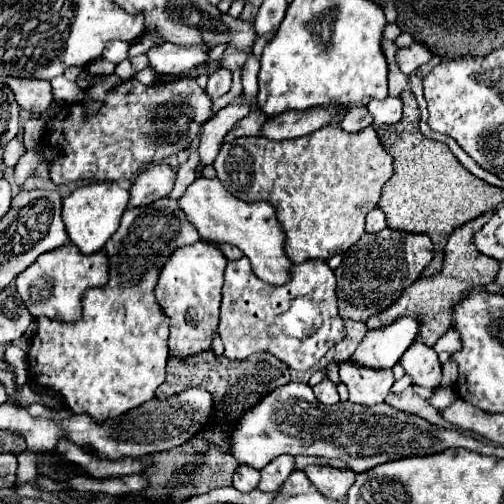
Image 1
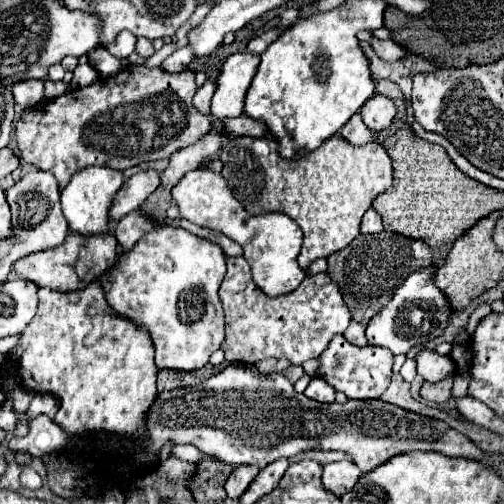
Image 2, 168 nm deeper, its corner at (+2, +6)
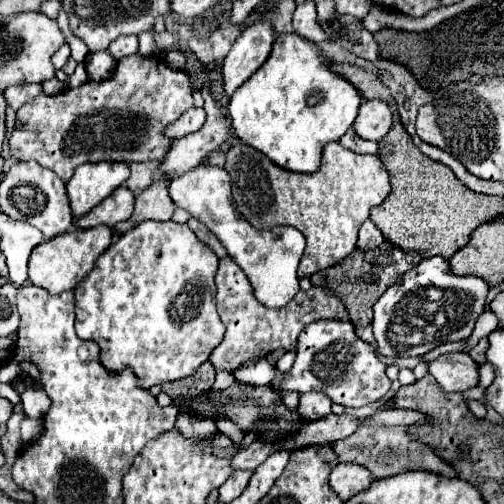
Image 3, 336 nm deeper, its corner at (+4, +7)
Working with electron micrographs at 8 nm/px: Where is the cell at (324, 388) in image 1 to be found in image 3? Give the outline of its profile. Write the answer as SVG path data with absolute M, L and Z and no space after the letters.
M306 392L306 394L300 394L300 414L306 416L304 420L318 420L318 418L324 418L330 414L330 406L332 406L332 400L326 398L326 394L320 394L320 392Z

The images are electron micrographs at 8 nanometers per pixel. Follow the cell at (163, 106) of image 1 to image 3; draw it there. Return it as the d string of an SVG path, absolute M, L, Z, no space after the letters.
M128 56L118 60L114 74L108 80L100 82L86 82L78 88L62 90L56 96L40 94L28 104L24 104L16 112L16 120L20 122L18 128L10 134L10 152L18 160L36 160L40 166L56 172L68 182L74 174L74 168L86 162L150 162L162 160L164 152L168 152L168 136L164 136L164 128L178 120L184 110L192 106L192 82L186 72L172 70L160 56L140 58Z

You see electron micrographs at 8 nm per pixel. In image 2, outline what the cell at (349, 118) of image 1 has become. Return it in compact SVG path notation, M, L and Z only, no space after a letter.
M356 113L354 117L350 117L350 121L340 129L338 133L342 139L346 139L350 145L354 147L360 147L360 145L366 145L370 141L374 141L374 135L370 129L366 129L366 125L362 125L362 119L360 115Z

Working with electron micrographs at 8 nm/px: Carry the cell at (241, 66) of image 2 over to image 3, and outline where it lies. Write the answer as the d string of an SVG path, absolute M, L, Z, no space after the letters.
M266 20L248 26L240 34L236 44L224 58L224 68L222 68L224 92L228 98L266 62L272 50L272 42L274 42L274 32L270 22Z

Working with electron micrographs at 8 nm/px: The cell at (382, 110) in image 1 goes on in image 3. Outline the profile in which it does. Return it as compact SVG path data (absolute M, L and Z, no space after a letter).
M364 100L354 120L354 130L364 140L380 140L392 126L390 106L382 100Z

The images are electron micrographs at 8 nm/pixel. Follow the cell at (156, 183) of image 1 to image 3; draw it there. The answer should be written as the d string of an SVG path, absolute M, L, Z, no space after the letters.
M116 188L116 192L112 192L108 198L102 200L102 204L98 204L92 212L88 212L86 216L82 216L80 220L76 220L76 224L80 228L94 228L100 224L106 226L116 226L122 220L128 220L128 216L132 216L132 204L134 204L136 196L130 188Z

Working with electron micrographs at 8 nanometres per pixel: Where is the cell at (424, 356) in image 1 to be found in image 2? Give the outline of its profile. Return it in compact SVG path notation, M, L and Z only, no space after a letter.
M430 349L420 351L416 363L418 363L418 375L430 383L438 383L456 373L456 363L450 355L438 355Z

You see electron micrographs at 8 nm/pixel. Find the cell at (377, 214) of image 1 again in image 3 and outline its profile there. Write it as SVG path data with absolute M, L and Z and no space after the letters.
M368 218L362 226L360 226L360 236L358 236L358 246L360 248L376 248L382 242L382 232L376 228L376 224L372 224L372 220Z

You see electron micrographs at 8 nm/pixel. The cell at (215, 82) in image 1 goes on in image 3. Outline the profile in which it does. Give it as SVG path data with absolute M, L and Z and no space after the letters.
M188 108L188 110L180 116L180 120L176 120L174 124L168 126L166 134L168 134L170 138L182 138L182 136L186 136L186 134L190 134L190 132L200 130L200 126L204 124L204 120L206 120L204 108Z

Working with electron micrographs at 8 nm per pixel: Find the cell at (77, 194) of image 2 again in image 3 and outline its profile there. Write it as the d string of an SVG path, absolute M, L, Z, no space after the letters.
M98 162L78 166L74 176L66 184L74 218L82 218L94 206L98 206L108 194L112 194L112 190L126 182L128 174L128 164L120 162Z

